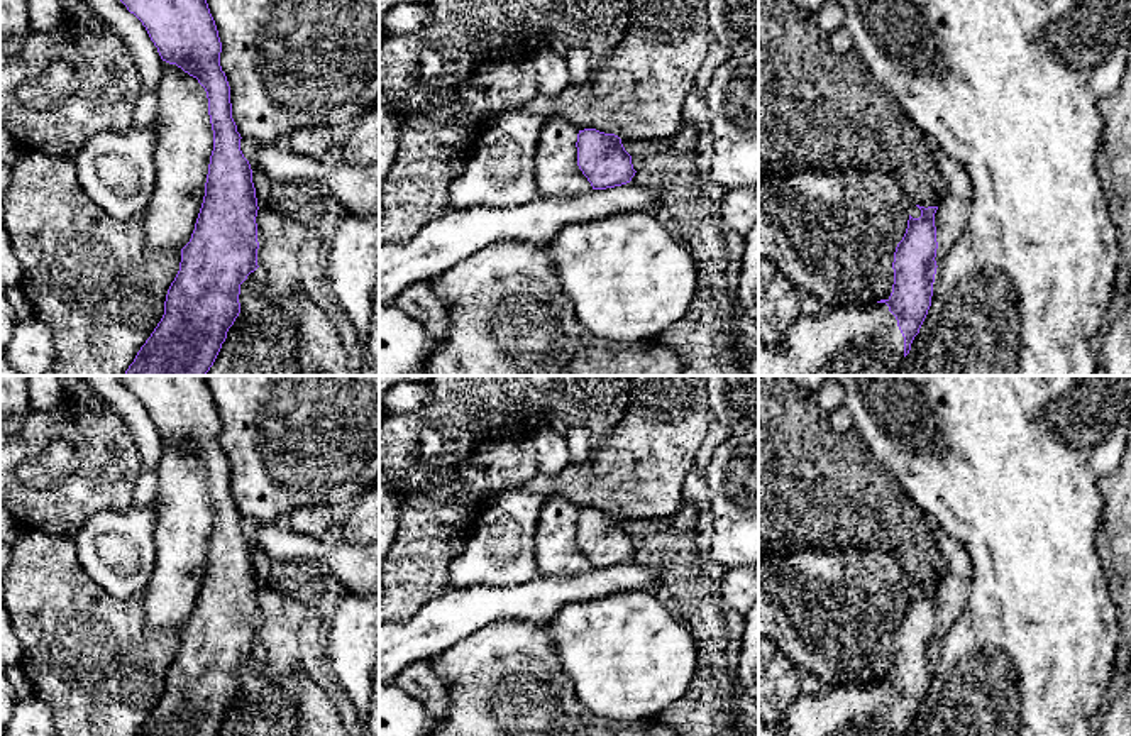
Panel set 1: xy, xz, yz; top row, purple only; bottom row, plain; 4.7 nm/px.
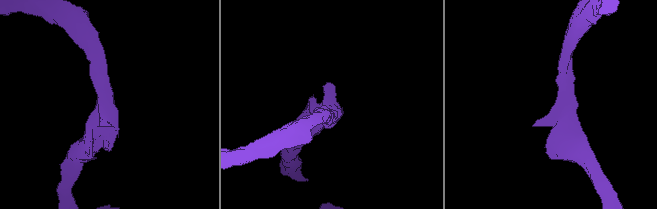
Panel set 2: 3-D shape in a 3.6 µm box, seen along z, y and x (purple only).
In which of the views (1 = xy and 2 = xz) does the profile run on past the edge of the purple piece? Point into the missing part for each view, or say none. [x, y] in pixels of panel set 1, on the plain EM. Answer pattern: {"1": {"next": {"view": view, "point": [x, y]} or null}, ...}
{"1": {"next": null}, "2": {"next": null}}

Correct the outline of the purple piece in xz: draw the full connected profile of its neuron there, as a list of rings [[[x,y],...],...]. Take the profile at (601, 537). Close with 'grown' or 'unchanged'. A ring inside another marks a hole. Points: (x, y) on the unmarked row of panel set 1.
[[[596,508],[579,509],[576,526],[577,545],[593,568],[626,563],[637,552],[632,535],[615,513],[604,513]]] | unchanged

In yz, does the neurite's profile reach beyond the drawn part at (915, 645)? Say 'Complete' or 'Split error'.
Split error

